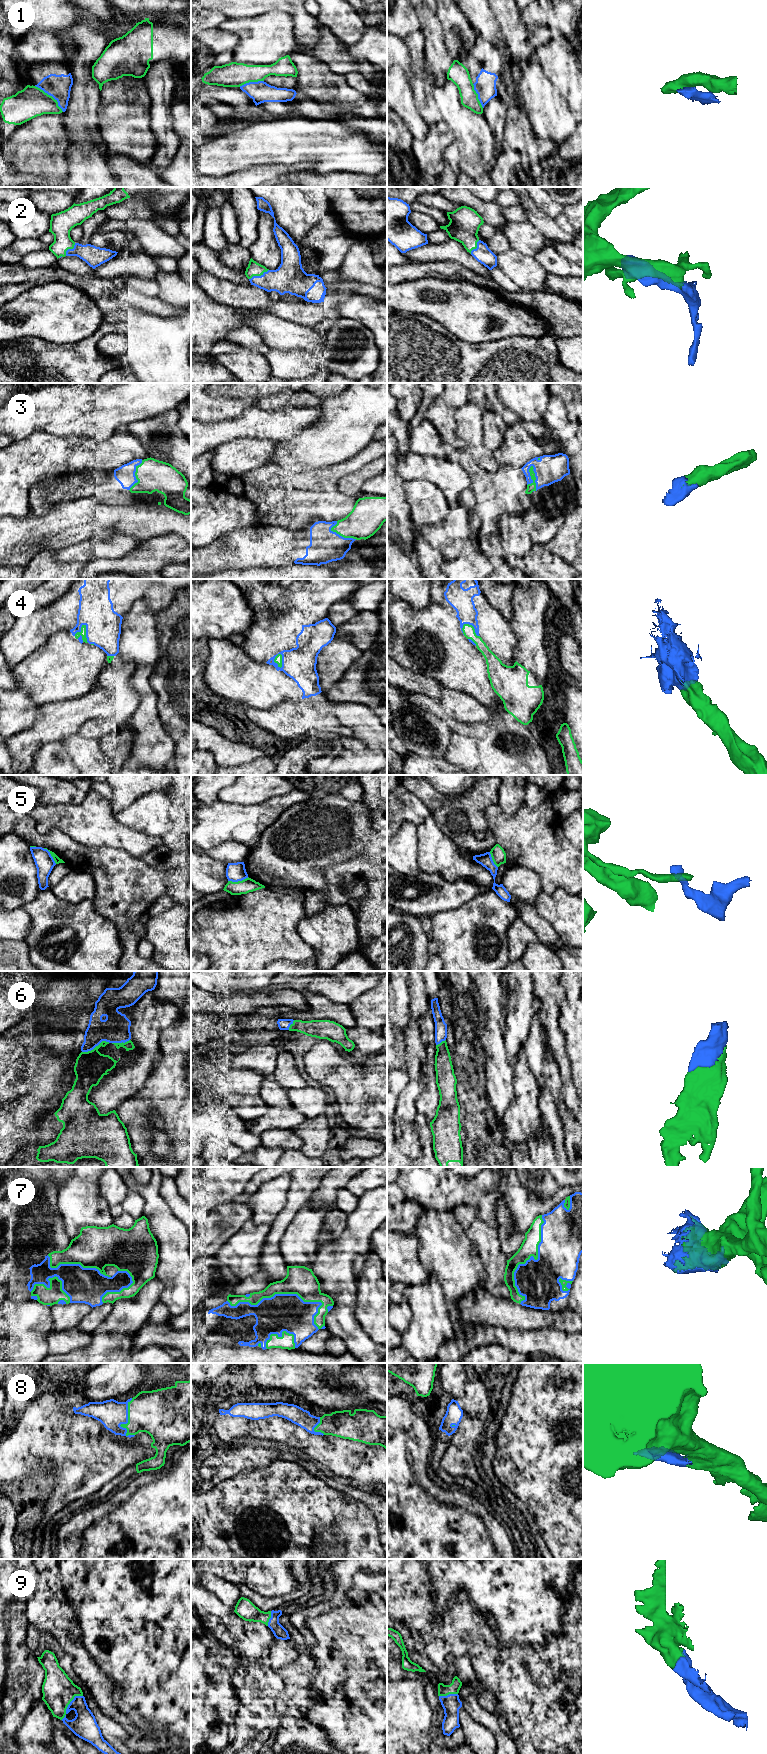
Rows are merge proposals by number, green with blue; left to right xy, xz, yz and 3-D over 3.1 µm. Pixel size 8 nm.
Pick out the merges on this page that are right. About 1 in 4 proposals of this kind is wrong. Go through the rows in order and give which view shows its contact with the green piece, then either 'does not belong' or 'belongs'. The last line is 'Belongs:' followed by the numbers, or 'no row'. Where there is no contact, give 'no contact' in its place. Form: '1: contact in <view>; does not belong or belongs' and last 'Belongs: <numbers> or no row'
1: contact in xy; does not belong
2: contact in xz; belongs
3: contact in yz; belongs
4: contact in xy; belongs
5: contact in xz; does not belong
6: contact in xy; belongs
7: contact in xz; belongs
8: contact in xy; belongs
9: contact in xy; belongs
Belongs: 2, 3, 4, 6, 7, 8, 9

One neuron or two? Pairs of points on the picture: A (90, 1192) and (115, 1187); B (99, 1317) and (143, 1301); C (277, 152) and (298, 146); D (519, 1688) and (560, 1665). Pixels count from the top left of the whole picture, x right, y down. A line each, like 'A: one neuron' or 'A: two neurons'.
A: two neurons
B: two neurons
C: one neuron
D: two neurons

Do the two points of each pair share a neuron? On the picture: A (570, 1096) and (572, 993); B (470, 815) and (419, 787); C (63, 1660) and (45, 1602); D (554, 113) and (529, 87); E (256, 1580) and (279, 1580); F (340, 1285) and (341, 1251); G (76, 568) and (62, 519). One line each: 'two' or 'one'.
A: two
B: one
C: two
D: one
E: one
F: one
G: two

